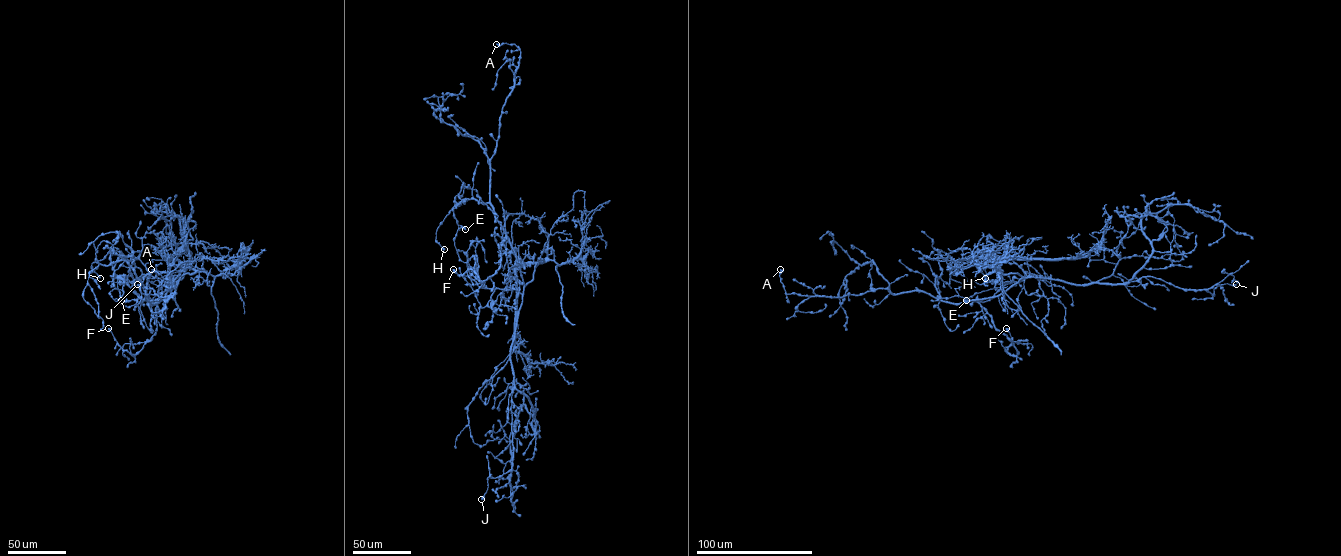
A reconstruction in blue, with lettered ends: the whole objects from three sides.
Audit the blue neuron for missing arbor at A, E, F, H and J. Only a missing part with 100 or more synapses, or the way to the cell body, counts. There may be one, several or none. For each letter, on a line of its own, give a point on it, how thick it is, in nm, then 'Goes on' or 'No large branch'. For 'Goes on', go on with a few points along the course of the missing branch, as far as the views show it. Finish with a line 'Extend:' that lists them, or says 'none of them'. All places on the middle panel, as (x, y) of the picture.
A: Place: (496, 44). Thickness 320 nm. No large branch
E: Place: (465, 229). Thickness 550 nm. No large branch
F: Place: (453, 269). Thickness 650 nm. No large branch
H: Place: (444, 249). Thickness 700 nm. No large branch
J: Place: (481, 499). Thickness 500 nm. No large branch
Extend: none of them

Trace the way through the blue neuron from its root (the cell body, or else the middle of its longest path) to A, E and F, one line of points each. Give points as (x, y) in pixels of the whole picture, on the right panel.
A: (1028, 277), (996, 296), (953, 303), (919, 291), (893, 294), (882, 288), (842, 297), (787, 294), (780, 269)
E: (1028, 277), (1025, 271), (1021, 281), (1007, 283), (999, 290), (975, 293), (966, 300)
F: (1028, 277), (996, 296), (973, 299), (1012, 342), (1016, 355), (1006, 350), (1011, 342), (1006, 328)

